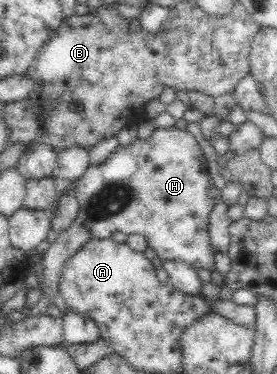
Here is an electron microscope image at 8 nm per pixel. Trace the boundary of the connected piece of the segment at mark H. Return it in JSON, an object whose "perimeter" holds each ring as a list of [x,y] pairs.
{"perimeter":[[[171,127],[170,129],[162,129],[157,128],[154,133],[147,140],[141,140],[139,137],[133,141],[132,145],[129,147],[119,146],[118,149],[109,157],[109,160],[105,161],[105,163],[101,163],[101,165],[89,165],[85,170],[85,173],[76,180],[76,185],[74,188],[74,196],[77,198],[77,202],[79,202],[79,213],[77,215],[77,219],[73,221],[71,227],[64,229],[60,232],[58,238],[53,242],[50,242],[50,247],[47,251],[44,251],[42,254],[42,276],[40,277],[40,288],[42,291],[42,295],[53,298],[59,292],[60,286],[60,275],[65,265],[65,262],[81,247],[84,246],[87,241],[90,239],[103,239],[110,238],[115,231],[122,231],[123,233],[129,234],[141,234],[145,236],[147,240],[147,245],[151,249],[153,249],[157,253],[157,257],[159,259],[166,260],[181,260],[185,262],[187,265],[193,266],[195,269],[205,268],[209,271],[213,271],[215,269],[215,250],[210,242],[208,226],[209,226],[209,215],[211,211],[213,211],[213,207],[215,207],[215,203],[217,201],[221,201],[221,192],[215,186],[209,183],[209,177],[207,175],[203,175],[203,173],[207,173],[207,162],[206,157],[203,154],[203,149],[199,146],[199,143],[196,141],[195,137],[187,130],[181,131],[181,129],[176,129],[175,127]]]}

